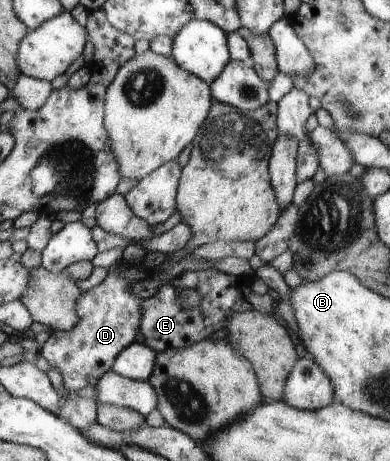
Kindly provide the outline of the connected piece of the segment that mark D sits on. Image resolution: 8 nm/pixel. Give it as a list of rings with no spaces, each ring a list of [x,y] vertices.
[[[108,272],[106,278],[99,285],[85,291],[80,296],[79,306],[77,306],[79,323],[68,331],[51,331],[49,339],[43,344],[42,358],[45,358],[50,366],[61,372],[65,389],[70,394],[74,390],[85,388],[85,386],[96,386],[100,376],[112,370],[112,364],[120,352],[135,342],[137,329],[140,328],[142,300],[131,294],[131,284],[134,282],[120,278],[117,273]]]

